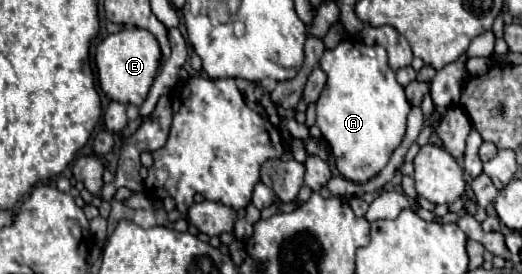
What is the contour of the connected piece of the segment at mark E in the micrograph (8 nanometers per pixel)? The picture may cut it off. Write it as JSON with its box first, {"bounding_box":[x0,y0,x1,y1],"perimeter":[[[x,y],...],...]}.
{"bounding_box":[94,28,160,106],"perimeter":[[[124,28],[116,34],[106,36],[96,46],[94,56],[96,68],[98,68],[98,82],[102,92],[116,102],[128,104],[134,102],[134,106],[140,106],[158,74],[160,68],[160,46],[152,32],[144,28]]]}

